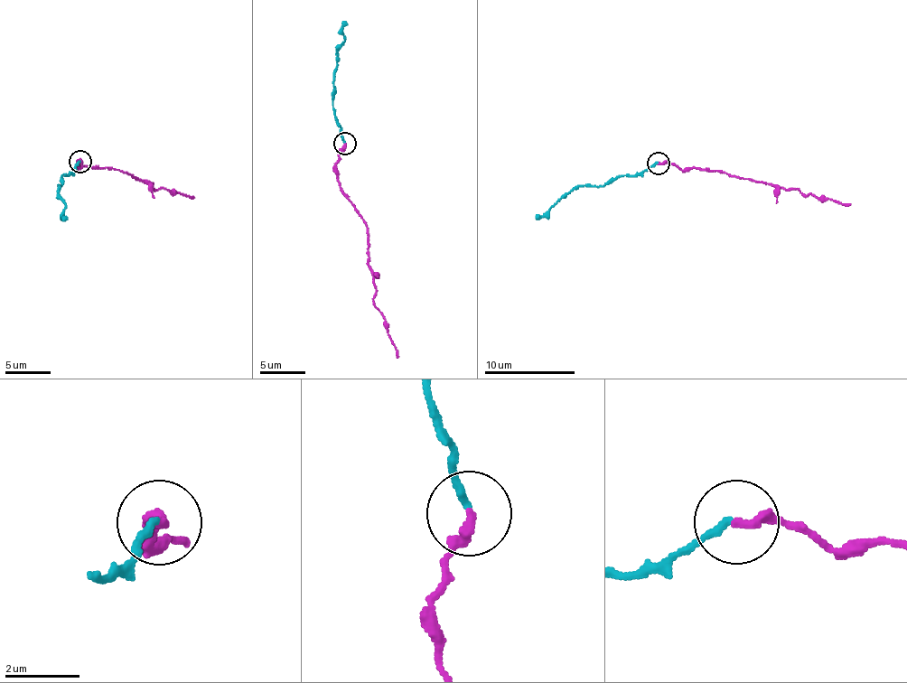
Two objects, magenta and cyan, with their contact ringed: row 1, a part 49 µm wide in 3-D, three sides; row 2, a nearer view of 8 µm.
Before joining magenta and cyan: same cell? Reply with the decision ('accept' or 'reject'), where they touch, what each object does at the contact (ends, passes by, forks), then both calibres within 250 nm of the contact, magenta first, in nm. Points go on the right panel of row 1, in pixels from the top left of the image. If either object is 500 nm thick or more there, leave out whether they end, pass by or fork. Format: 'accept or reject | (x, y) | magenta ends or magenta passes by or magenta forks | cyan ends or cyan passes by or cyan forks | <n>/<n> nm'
accept | (659, 163) | magenta ends | cyan ends | 280/190 nm

